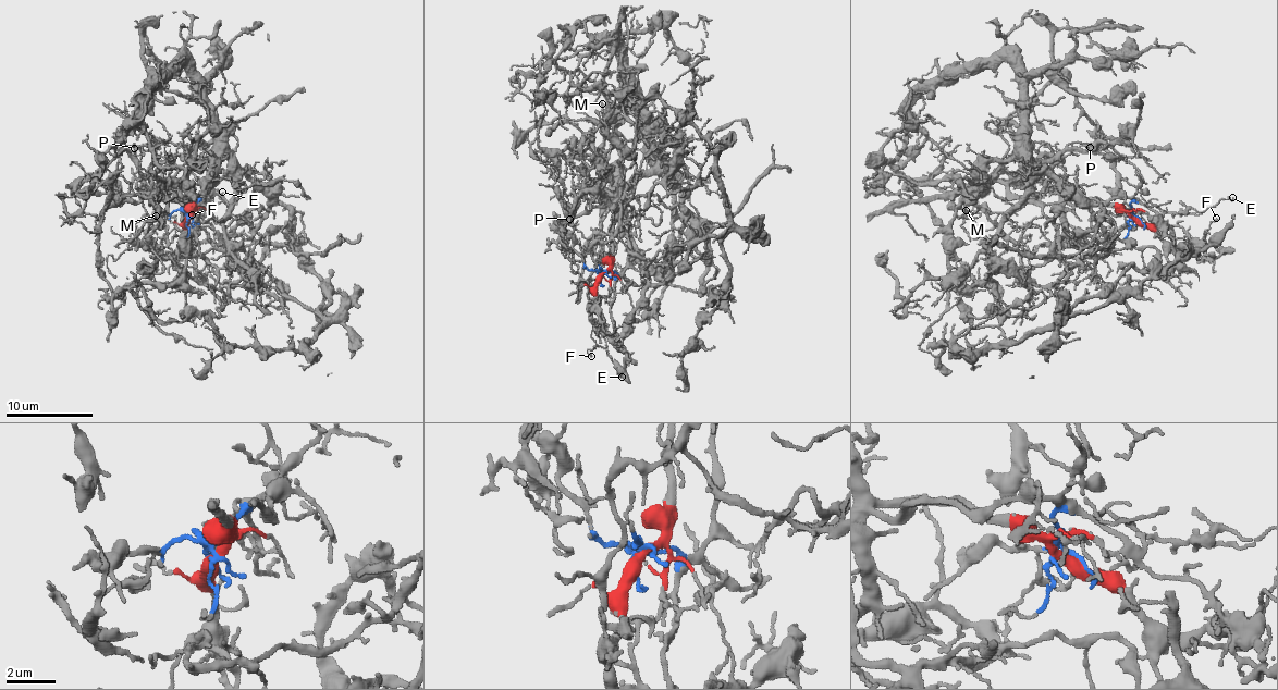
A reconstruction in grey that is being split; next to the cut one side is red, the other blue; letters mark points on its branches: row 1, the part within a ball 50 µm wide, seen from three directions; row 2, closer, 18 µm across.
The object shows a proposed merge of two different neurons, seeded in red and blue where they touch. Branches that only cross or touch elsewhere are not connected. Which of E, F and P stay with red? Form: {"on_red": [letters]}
{"on_red": ["F", "P"]}

